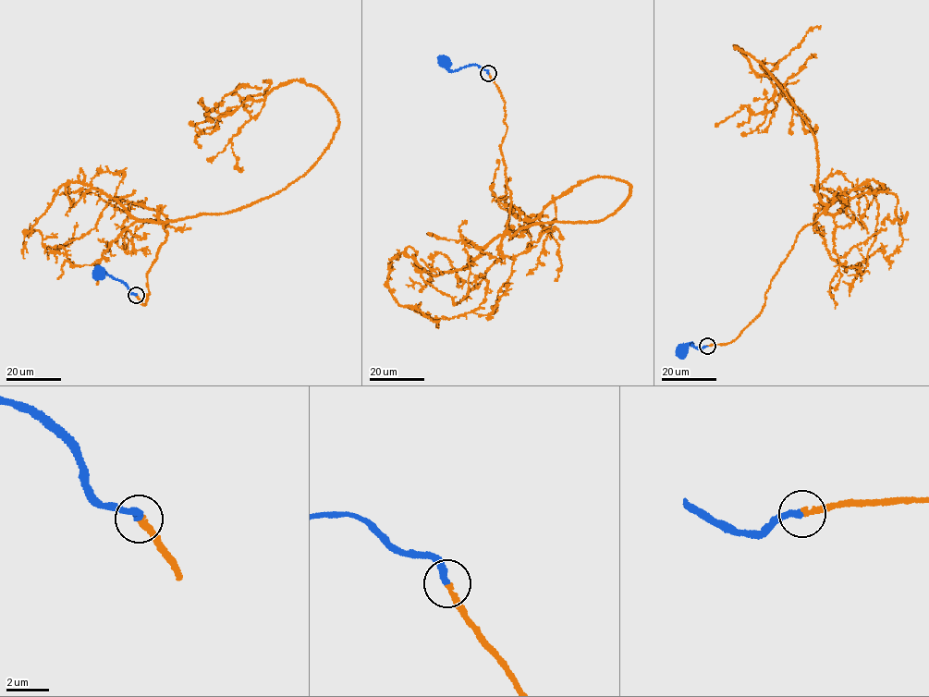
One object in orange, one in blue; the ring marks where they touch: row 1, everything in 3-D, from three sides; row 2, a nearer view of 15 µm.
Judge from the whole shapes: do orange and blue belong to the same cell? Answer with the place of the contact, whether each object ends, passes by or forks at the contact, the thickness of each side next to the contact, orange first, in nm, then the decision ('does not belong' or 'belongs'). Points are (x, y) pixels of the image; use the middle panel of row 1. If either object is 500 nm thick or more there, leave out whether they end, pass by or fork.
(488, 73) | orange ends | blue ends | 240/280 nm | belongs

